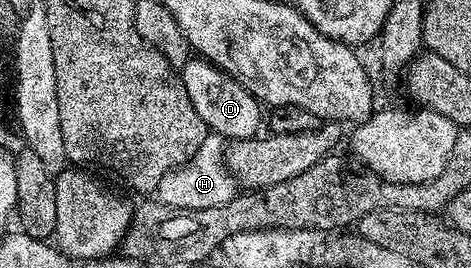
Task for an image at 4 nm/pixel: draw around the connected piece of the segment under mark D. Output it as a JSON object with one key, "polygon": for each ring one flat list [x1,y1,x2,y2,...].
{"polygon":[[201,56,190,57,179,73,187,96,191,96,191,104,195,104,195,112,199,112,209,131,226,140,258,137,257,129,263,126,263,106,244,84]]}

